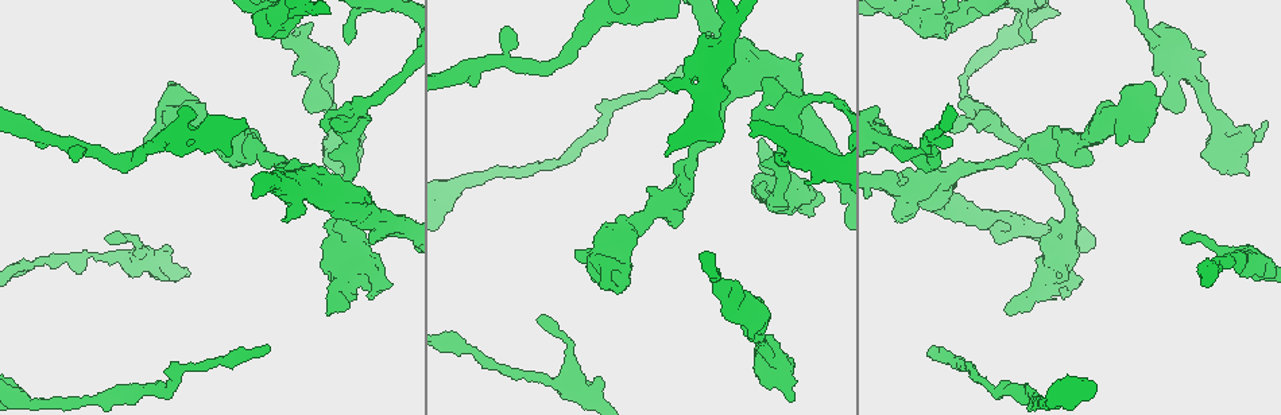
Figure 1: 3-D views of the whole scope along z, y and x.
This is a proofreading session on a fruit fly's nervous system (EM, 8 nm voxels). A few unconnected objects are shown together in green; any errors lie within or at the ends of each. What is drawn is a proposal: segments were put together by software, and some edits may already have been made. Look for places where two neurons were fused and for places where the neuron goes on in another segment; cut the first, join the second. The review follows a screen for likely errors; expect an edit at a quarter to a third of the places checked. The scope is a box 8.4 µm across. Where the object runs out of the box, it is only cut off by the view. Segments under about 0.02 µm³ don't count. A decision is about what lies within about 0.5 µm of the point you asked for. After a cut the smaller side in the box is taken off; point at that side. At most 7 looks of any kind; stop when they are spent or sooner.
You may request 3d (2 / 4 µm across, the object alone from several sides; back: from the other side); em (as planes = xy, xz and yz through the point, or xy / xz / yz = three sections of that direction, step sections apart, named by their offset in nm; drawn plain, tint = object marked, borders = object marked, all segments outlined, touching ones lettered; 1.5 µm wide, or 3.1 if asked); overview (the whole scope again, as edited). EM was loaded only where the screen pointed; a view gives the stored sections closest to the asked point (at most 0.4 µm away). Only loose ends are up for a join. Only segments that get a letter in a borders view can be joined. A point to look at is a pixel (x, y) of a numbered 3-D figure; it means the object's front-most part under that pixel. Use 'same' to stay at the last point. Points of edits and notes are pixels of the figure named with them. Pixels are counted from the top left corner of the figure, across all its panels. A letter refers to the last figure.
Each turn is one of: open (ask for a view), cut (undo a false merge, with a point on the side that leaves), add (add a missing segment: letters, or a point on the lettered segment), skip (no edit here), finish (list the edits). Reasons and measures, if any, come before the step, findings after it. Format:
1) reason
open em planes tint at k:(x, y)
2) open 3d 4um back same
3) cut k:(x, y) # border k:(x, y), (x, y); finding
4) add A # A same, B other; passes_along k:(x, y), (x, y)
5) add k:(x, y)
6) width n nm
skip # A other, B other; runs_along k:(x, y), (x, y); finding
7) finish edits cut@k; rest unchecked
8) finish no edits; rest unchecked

two arms in line, one across
open em planes tint at 1:(1014, 140)

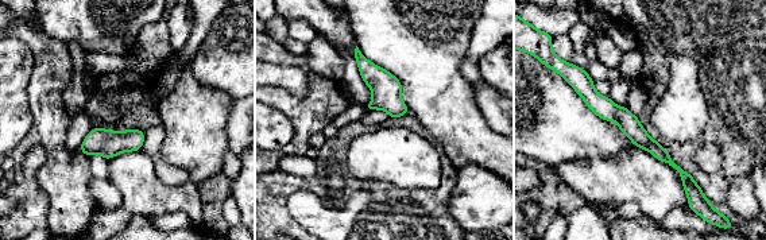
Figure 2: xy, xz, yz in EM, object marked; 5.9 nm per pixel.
see the neighbours
open em planes borders same

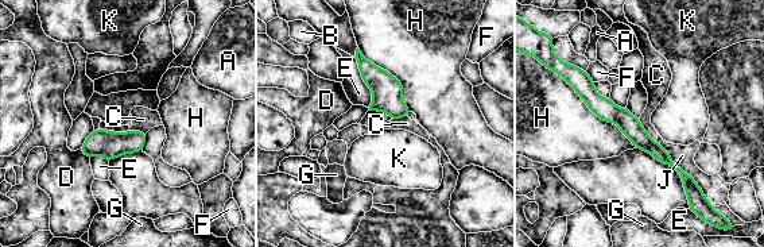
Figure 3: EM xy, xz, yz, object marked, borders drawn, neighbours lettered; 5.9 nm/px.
skip # A other, B other, C other, D other, E other, F other, G other, H other, J other, K other; runs_along 3:(558, 68), (667, 159); continuous, no second neuron

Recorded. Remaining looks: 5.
thick end
open em planes tint at 1:(765, 182)

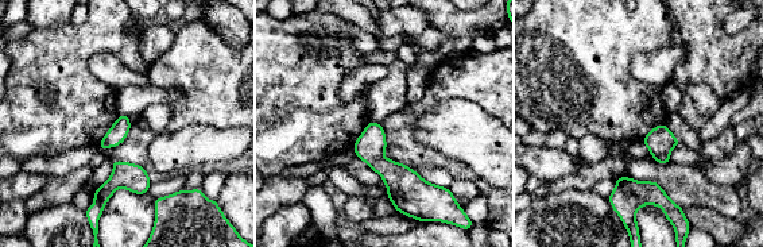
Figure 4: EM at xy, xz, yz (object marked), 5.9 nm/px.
what lies round it
open em planes borders same

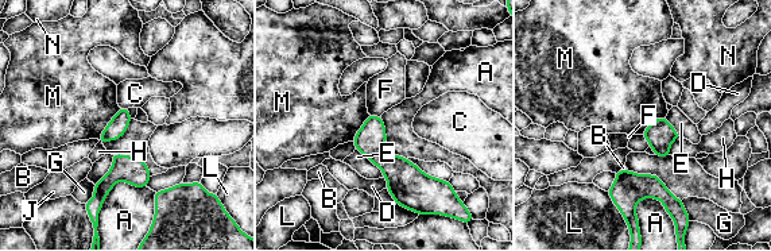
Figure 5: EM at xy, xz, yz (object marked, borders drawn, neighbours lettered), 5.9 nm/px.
skip # A other, B other, C other, D other, E other, F other, G other, H other, J other, L other, M other, N other; border 5:(146, 186), (119, 181), (97, 211); none of them fits

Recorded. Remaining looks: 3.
free end
open 3d 2um at 1:(373, 298)

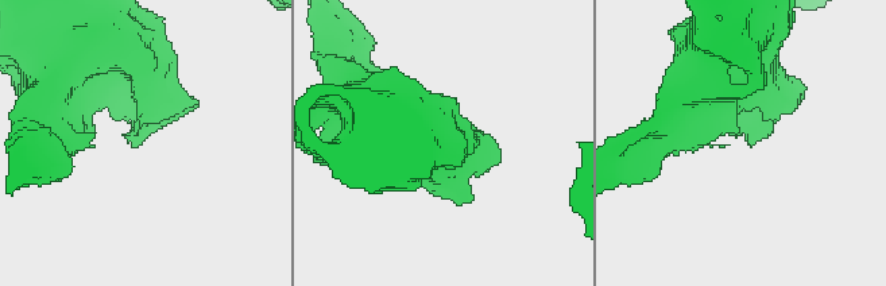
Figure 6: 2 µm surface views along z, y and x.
now the EM
open em yz step 8 borders at 6:(141, 143)

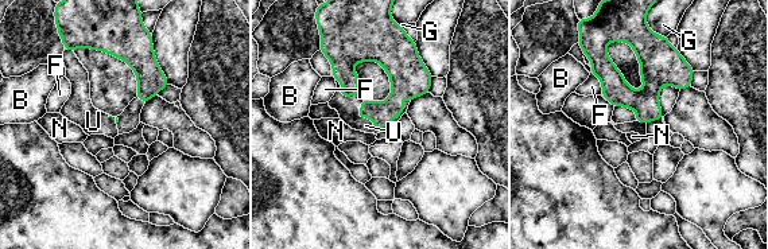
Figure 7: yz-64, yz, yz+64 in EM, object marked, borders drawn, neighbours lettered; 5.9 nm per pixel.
add U # B other, F other, G other, N other, U same; passes_along 7:(342, 53), (341, 94), (348, 108); the neuron continues

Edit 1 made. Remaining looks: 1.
finish edits add@7; rest unchecked

